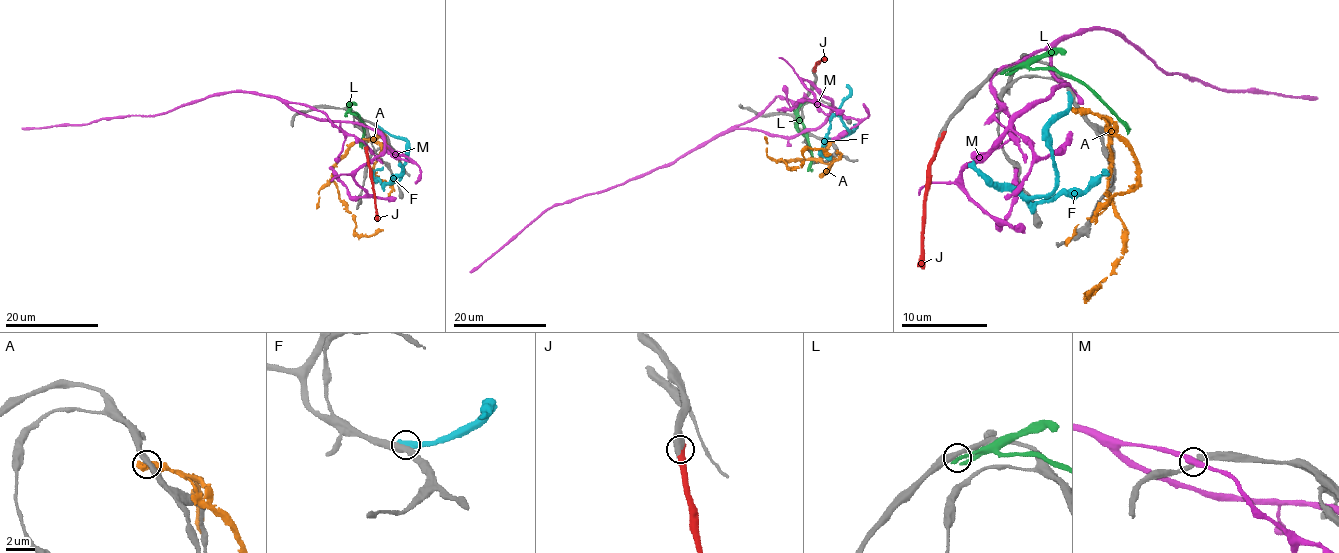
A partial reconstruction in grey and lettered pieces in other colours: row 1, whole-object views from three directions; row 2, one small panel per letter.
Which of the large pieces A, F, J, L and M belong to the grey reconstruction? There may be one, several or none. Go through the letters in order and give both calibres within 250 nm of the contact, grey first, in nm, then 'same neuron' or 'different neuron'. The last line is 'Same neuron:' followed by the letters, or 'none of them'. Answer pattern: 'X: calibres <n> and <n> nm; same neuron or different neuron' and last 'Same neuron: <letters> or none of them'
A: calibres 380 and 700 nm; different neuron
F: calibres 400 and 440 nm; different neuron
J: calibres 550 and 550 nm; same neuron
L: calibres 480 and 420 nm; different neuron
M: calibres 320 and 440 nm; different neuron
Same neuron: J

